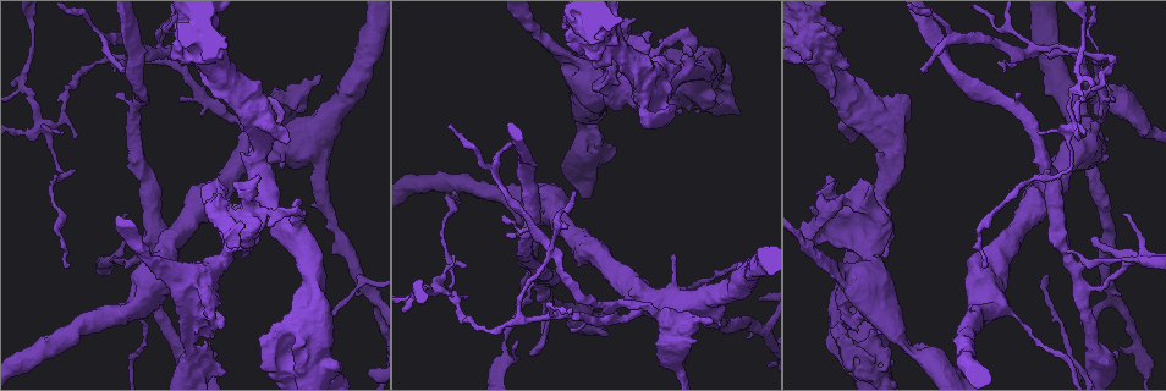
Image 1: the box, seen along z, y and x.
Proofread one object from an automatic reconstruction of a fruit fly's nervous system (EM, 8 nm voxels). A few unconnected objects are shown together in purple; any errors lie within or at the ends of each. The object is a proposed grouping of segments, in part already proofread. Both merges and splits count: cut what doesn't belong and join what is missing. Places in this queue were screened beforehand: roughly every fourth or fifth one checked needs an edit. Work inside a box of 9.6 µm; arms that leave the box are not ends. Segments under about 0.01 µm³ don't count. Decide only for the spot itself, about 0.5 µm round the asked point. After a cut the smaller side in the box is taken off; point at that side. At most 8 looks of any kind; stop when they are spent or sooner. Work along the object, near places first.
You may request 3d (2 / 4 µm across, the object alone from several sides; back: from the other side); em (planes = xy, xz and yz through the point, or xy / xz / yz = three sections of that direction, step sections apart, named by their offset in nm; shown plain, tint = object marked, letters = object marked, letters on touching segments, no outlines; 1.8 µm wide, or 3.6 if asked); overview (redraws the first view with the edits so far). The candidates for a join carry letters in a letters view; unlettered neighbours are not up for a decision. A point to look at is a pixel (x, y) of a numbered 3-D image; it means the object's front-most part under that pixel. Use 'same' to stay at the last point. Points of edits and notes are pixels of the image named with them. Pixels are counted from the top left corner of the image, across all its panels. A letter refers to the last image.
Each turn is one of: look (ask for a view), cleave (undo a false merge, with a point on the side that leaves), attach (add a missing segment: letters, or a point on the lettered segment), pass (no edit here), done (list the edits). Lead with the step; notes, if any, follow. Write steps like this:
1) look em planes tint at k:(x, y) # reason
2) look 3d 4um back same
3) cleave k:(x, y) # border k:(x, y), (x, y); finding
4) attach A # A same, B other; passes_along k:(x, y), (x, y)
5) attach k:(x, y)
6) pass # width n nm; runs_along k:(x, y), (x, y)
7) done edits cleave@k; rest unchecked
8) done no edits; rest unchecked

look em 3.6um xz step 16 tint at 1:(855, 322) # thick turns thin

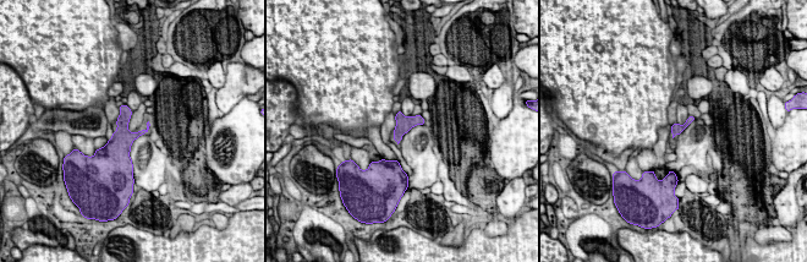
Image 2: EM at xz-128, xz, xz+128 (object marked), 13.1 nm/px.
look em 3.6um planes letters same

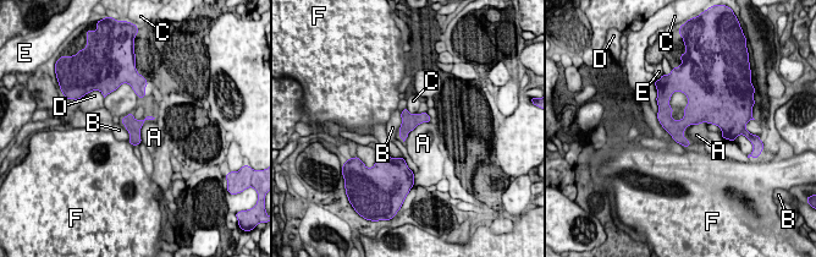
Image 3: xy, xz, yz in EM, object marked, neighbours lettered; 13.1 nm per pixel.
pass # width 200 nm; A other, B other, C other, D other, E other, F other; border 3:(709, 124), (685, 129), (689, 146); one cell here

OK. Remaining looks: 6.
look em yz step 4 tint at 1:(1138, 258) # abrupt turn

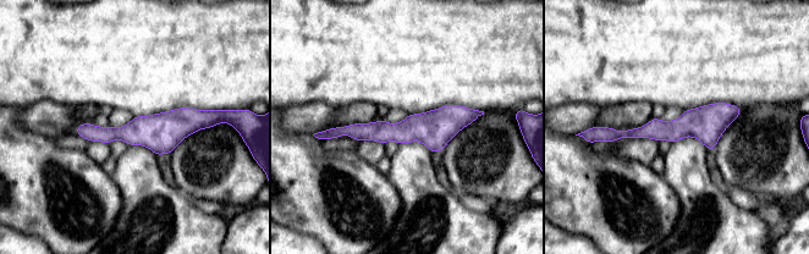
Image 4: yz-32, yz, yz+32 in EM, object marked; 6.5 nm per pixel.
look em yz step 4 letters same # see the neighbours

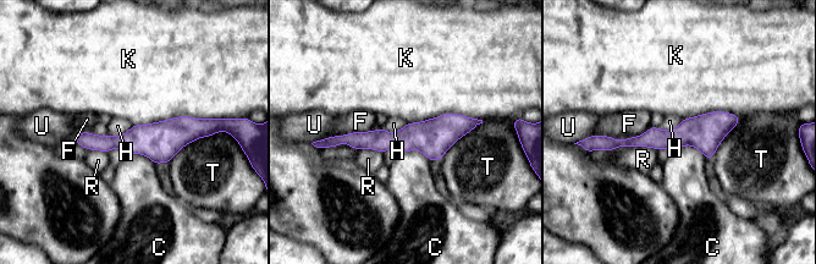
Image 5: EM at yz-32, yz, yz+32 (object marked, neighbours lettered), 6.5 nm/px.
pass # C other, F other, H other, K other, R other, T other, U other; border 5:(406, 122), (396, 131), (381, 127); one cell here

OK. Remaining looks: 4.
look 3d 4um at 1:(555, 255) # branch point

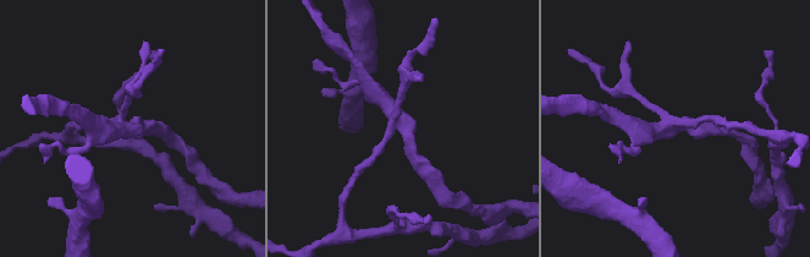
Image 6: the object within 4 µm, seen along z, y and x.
look em xz step 16 letters at 6:(398, 122) # arms 4

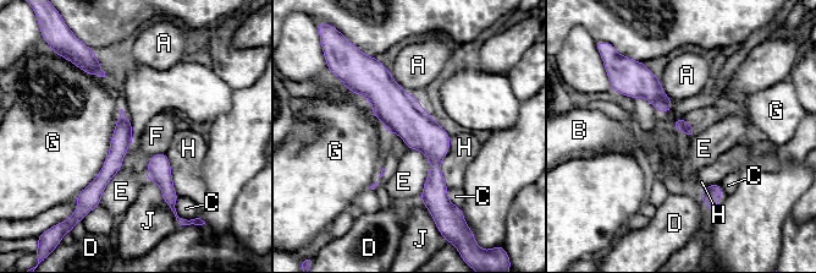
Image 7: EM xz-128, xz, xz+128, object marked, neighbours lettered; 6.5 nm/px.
look em xy step 16 letters same

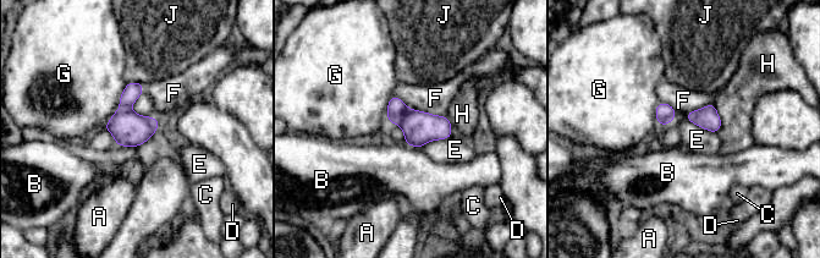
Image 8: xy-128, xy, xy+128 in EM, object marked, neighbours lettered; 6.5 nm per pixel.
cleave 8:(419, 127) # longest_contact G 320 nm; A other, B other, C other, D other, E other, F other, G other, H other, J other; two cells meet here

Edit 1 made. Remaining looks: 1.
done edits cleave@8; rest unchecked

